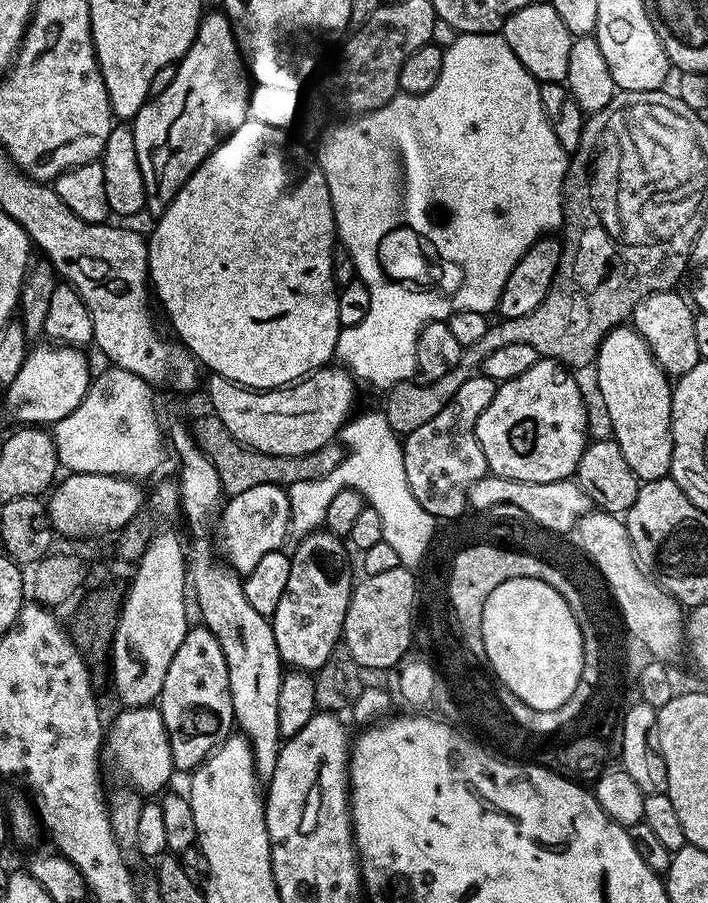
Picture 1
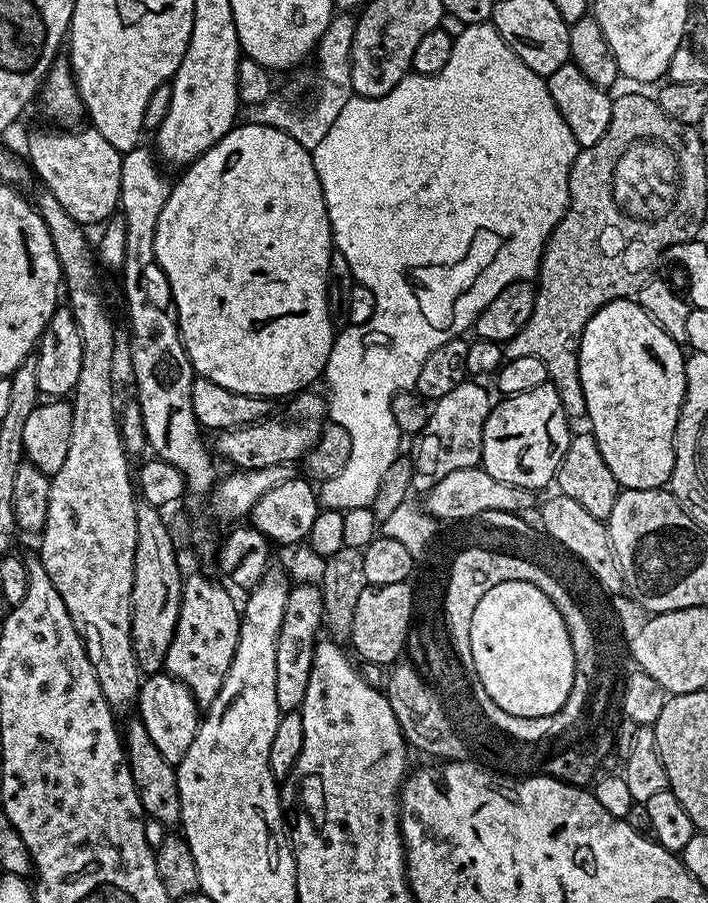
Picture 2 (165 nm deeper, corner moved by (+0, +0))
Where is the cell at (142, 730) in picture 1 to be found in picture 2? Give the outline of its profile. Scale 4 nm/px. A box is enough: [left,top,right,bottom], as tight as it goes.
[134,670,202,766]

